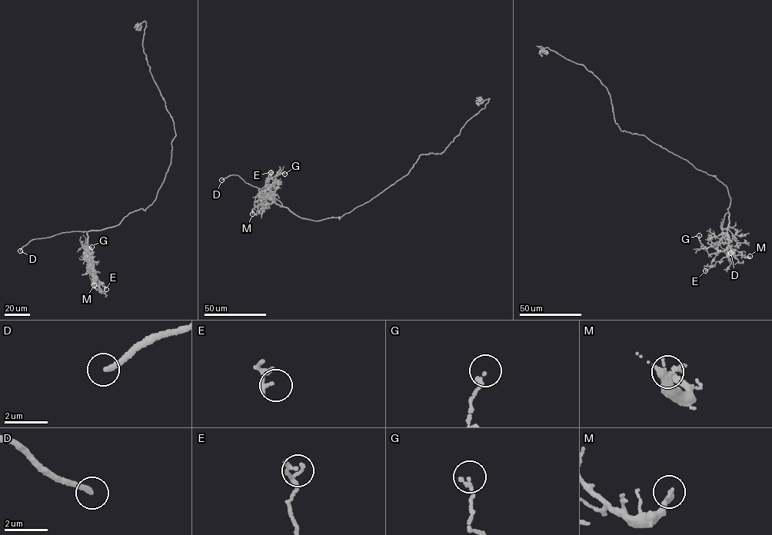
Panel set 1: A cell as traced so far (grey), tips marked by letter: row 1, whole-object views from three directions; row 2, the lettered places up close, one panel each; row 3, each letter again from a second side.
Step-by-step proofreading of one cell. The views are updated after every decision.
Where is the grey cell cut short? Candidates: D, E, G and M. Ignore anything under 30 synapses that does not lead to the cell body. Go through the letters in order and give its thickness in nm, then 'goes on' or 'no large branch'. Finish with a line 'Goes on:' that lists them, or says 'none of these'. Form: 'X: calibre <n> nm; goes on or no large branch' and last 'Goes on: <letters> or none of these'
D: calibre 240 nm; goes on
E: calibre 170 nm; no large branch
G: calibre 170 nm; no large branch
M: calibre 280 nm; no large branch
Goes on: D

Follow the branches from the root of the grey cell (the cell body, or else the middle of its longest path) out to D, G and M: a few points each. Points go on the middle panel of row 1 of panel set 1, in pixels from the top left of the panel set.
D: (390, 187), (339, 219), (339, 217), (317, 220), (297, 216), (238, 175), (221, 180)
G: (390, 187), (339, 219), (311, 220), (264, 197), (279, 173), (284, 174)
M: (390, 187), (339, 219), (339, 217), (317, 220), (301, 218), (265, 197), (253, 209), (252, 214)

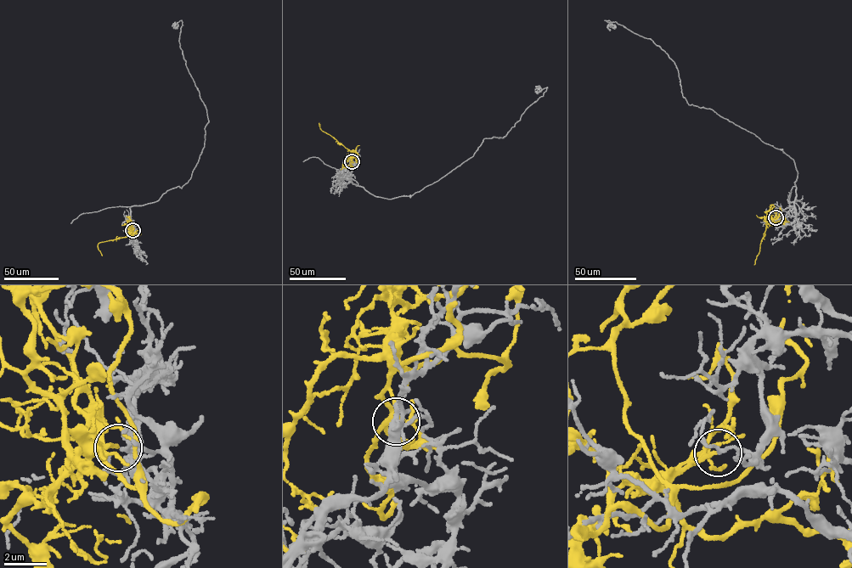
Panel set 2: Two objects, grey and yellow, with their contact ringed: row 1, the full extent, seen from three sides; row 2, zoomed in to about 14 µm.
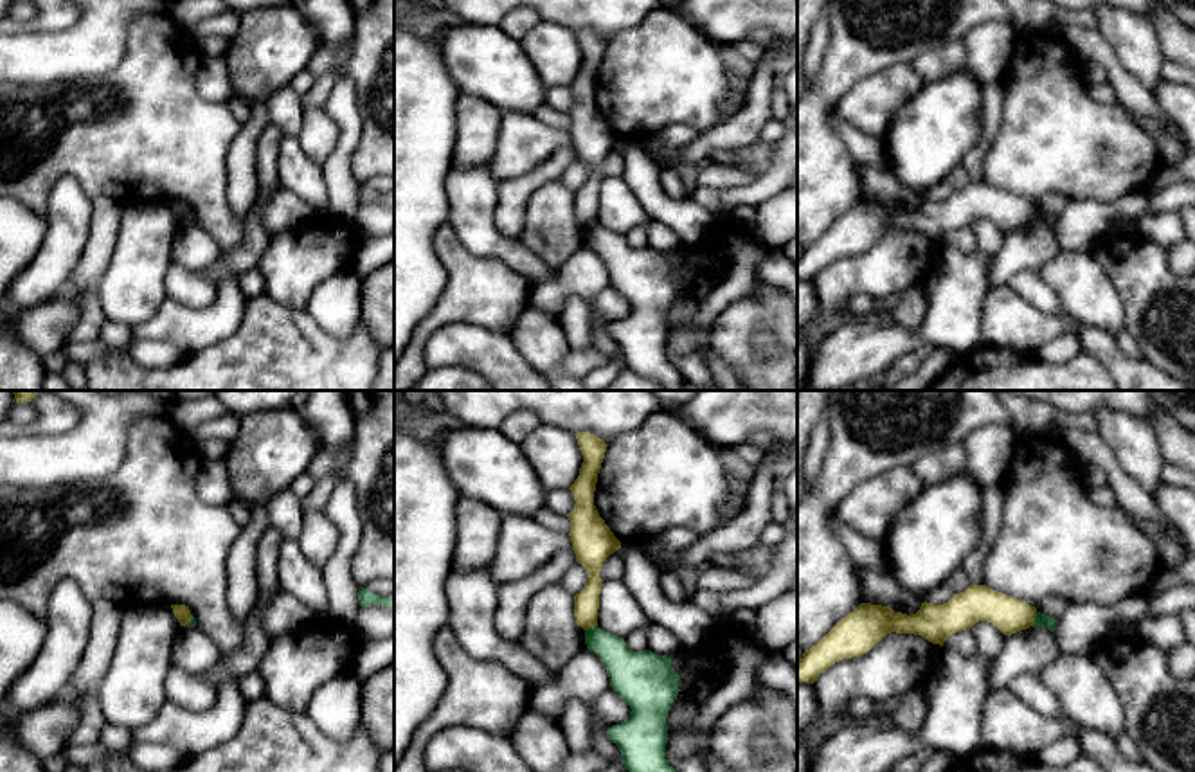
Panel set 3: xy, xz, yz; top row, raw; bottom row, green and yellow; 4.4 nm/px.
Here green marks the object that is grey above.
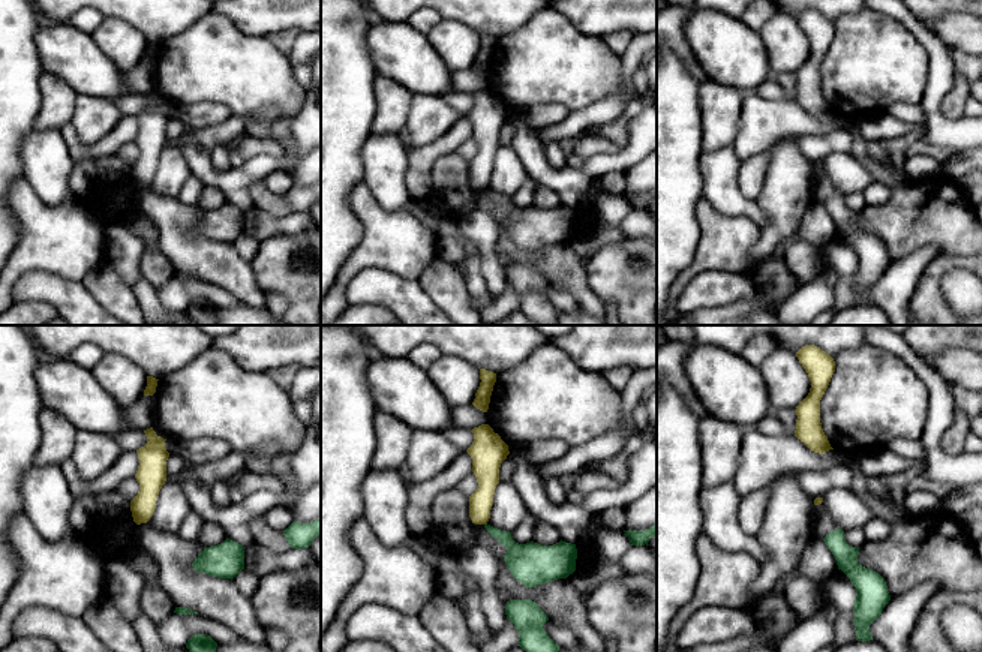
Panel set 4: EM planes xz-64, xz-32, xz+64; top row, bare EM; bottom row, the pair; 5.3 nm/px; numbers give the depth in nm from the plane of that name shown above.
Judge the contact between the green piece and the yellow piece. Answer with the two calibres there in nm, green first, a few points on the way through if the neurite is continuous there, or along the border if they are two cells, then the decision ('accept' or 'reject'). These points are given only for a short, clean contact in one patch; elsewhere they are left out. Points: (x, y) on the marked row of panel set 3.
calibres 180 and 110 nm; border xz (596, 625), (585, 630); reject

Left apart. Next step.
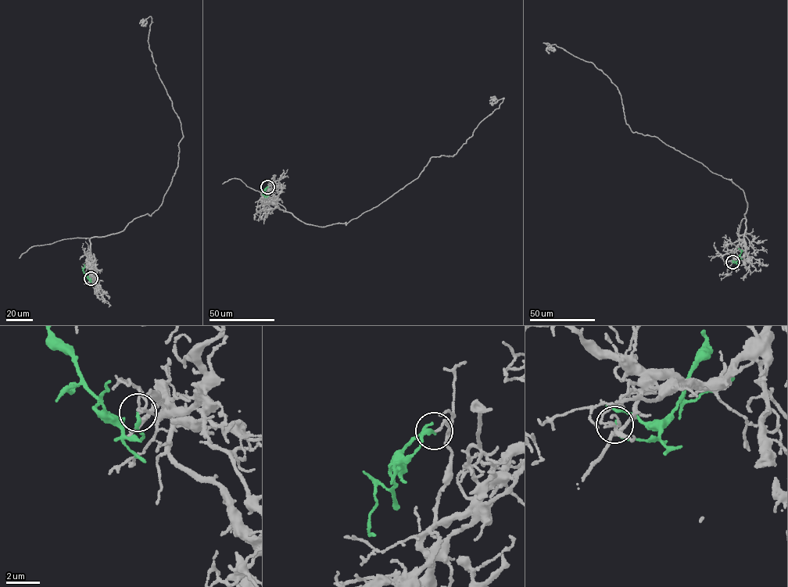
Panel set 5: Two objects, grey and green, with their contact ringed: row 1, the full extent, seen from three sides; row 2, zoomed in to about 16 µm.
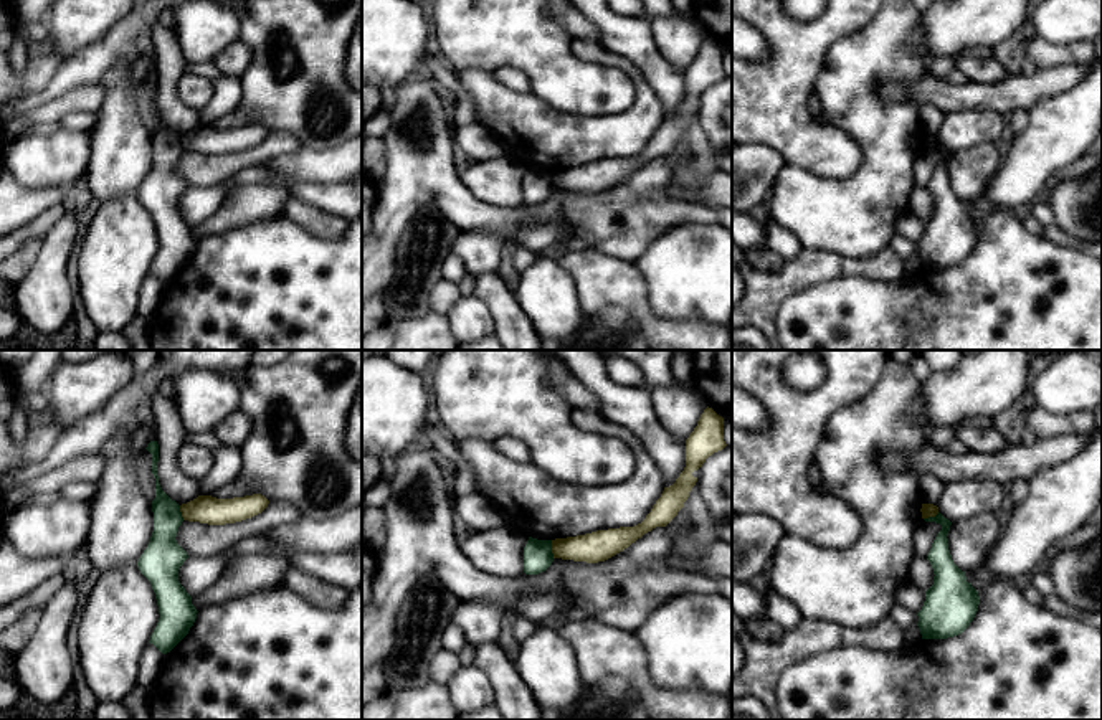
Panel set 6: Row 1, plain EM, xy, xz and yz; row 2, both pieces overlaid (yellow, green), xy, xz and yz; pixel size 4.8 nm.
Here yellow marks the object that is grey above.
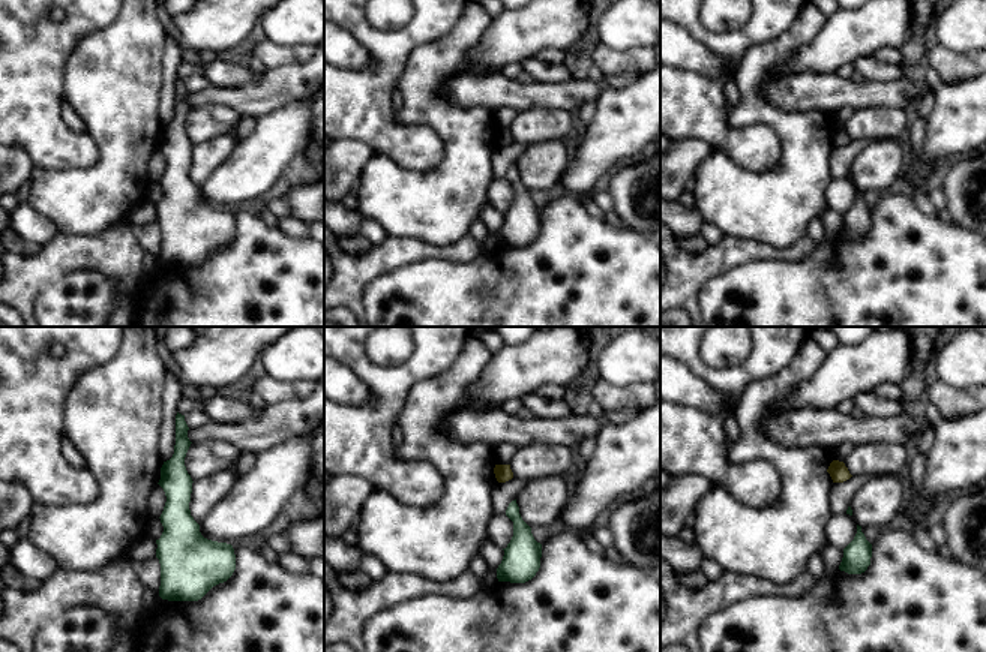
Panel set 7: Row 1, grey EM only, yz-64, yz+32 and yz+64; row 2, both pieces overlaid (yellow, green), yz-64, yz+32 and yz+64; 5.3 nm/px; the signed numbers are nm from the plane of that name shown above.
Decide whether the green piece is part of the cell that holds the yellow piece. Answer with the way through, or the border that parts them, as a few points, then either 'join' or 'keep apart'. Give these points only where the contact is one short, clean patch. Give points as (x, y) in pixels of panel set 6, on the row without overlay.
border along xz (550, 170), (554, 187); keep apart

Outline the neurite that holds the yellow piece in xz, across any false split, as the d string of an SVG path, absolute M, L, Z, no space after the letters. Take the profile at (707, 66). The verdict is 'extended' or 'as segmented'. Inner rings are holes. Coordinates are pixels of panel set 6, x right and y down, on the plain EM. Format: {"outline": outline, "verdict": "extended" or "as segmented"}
{"outline": "M705 38L697 56L686 69L686 97L653 135L646 149L634 157L596 160L585 165L552 170L553 188L598 193L628 178L644 163L656 157L666 157L684 137L689 122L697 112L694 101L702 97L705 89L725 78L724 48L712 38Z", "verdict": "as segmented"}

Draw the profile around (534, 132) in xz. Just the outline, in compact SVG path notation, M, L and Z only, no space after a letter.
M572 40L583 63L623 71L634 84L634 99L621 112L580 116L558 111L532 92L501 84L477 68L454 71L473 101L477 124L506 144L507 155L537 170L555 170L596 160L634 157L664 121L663 106L641 71L598 41Z

